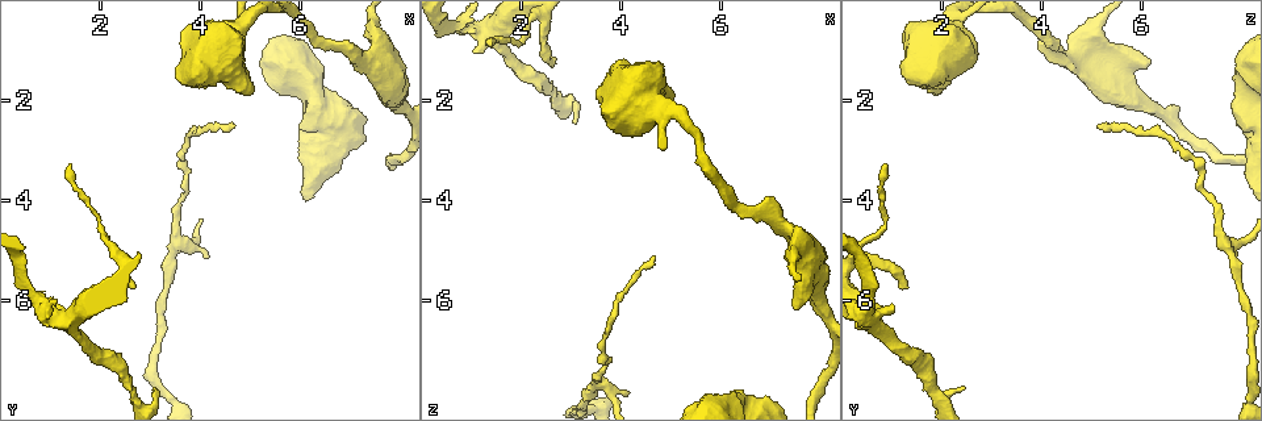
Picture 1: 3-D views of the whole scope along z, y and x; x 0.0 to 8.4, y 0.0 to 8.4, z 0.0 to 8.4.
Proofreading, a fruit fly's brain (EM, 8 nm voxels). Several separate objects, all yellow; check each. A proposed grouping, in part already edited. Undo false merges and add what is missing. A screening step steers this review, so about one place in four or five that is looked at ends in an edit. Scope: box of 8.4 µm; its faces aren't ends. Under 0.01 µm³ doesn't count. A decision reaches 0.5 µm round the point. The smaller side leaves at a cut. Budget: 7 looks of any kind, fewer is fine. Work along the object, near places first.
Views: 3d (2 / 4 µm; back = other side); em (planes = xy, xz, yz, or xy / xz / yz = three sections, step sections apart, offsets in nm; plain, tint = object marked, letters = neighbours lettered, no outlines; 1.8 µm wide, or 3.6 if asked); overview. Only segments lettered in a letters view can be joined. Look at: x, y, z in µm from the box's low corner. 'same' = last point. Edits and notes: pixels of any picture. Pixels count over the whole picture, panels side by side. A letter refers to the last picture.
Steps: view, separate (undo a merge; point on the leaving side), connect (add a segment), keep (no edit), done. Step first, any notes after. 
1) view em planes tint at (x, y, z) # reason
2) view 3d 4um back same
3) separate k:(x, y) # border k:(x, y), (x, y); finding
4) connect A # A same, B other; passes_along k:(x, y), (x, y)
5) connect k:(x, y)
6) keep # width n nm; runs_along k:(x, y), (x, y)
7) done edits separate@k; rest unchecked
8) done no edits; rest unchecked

view 3d 2um back at (3.10, 7.75, 2.45) # free end

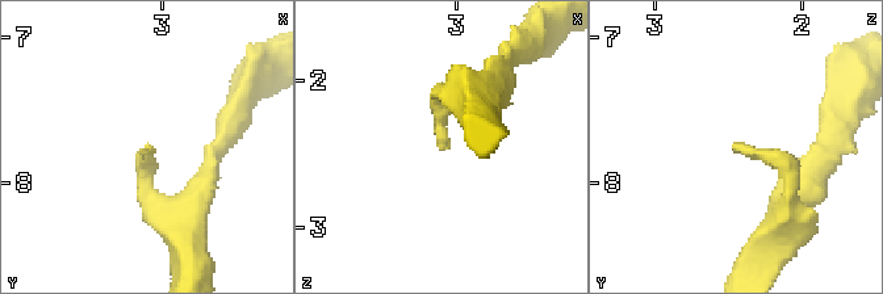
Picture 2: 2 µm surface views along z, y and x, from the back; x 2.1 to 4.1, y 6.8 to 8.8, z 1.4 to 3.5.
view em planes letters at (3.08, 7.74, 2.48)

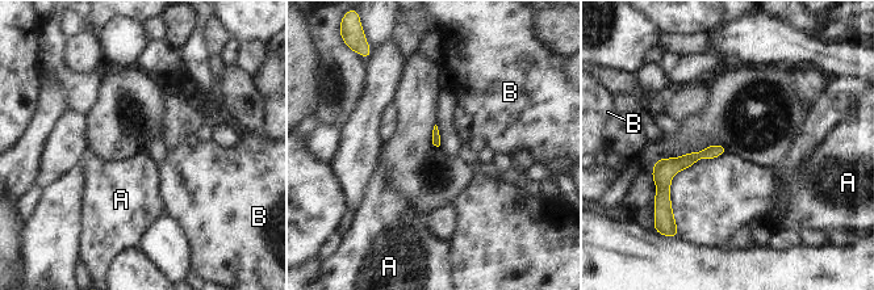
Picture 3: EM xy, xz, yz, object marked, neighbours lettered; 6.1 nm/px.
keep # A other, B other; runs_along 3:(722, 148), (677, 163), (664, 192); no lettered segment goes on from it

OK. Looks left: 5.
view 3d 4um at (1.40, 6.40, 0.60) # sharp bend

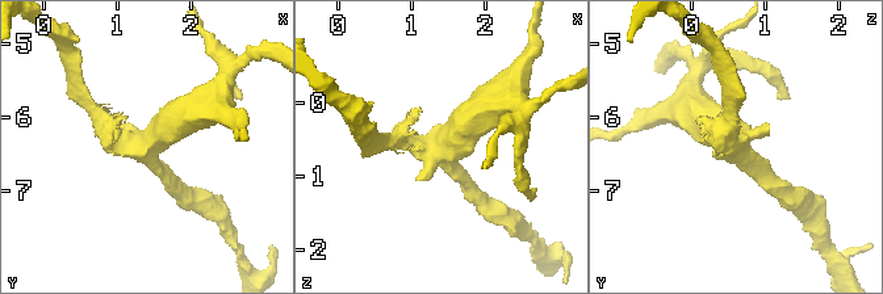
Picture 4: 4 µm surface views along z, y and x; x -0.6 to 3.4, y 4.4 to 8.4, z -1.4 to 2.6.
view em planes tint at (1.40, 6.35, 0.60) # shape alone is not enough

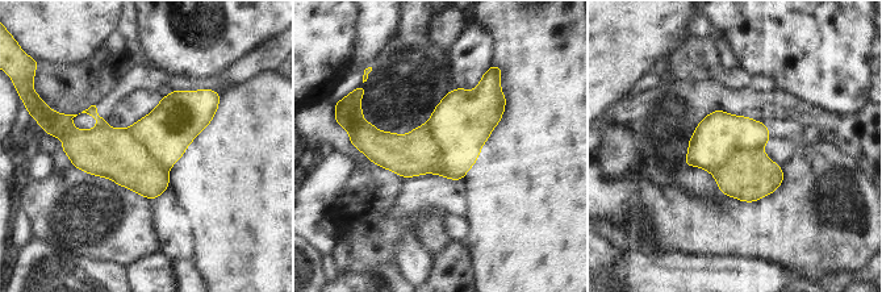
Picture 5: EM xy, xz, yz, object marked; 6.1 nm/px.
view em planes letters same # see the neighbours

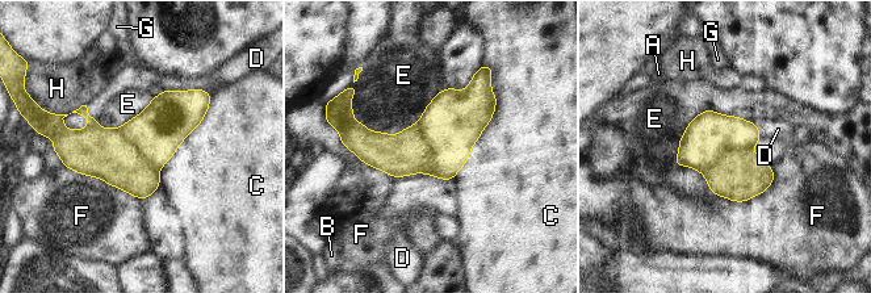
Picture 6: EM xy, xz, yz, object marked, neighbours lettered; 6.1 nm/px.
separate 6:(738, 176) # longest_contact C 650 nm; A other, B other, C other, D other, E other, F other, G other, H other; border 6:(752, 150), (727, 150), (702, 172); two cells meet here

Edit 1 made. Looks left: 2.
done edits separate@6; rest unchecked

